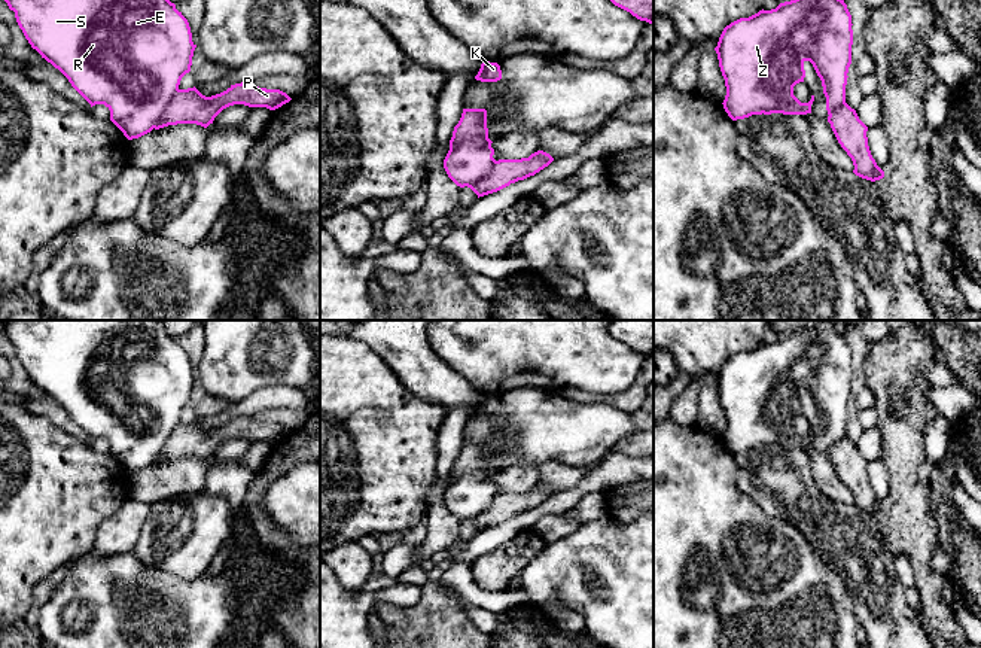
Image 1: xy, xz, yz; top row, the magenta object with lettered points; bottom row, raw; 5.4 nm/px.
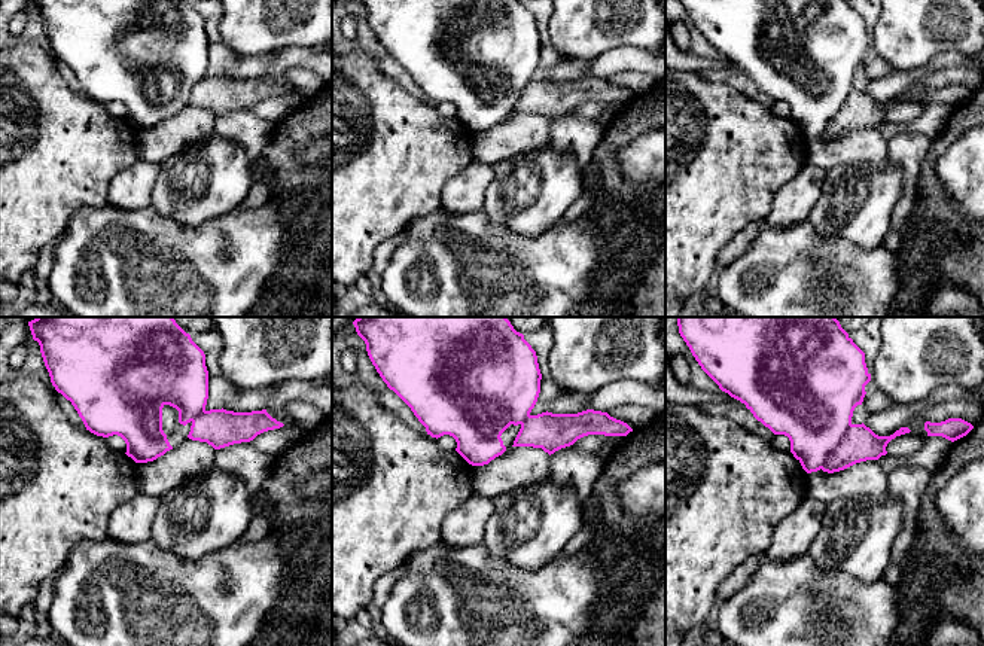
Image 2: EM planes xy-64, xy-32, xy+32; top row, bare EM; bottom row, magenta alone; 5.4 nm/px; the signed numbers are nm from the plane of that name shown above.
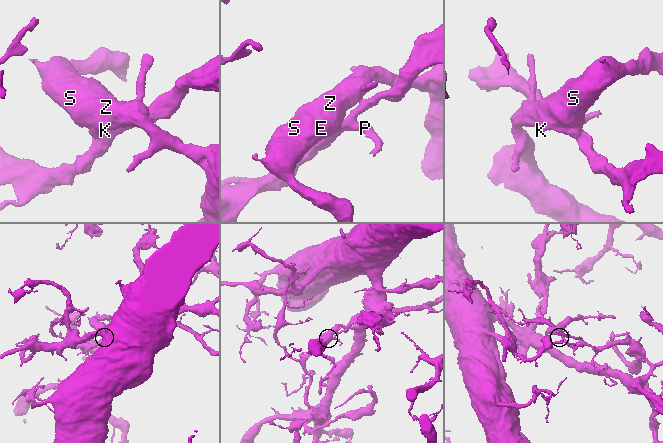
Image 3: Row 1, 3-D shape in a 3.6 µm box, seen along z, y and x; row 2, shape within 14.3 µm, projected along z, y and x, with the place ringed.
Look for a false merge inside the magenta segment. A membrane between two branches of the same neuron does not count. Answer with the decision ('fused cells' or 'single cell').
fused cells

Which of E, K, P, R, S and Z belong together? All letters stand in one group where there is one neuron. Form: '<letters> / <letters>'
E K R S Z / P

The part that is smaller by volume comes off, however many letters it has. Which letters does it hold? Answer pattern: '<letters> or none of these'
P

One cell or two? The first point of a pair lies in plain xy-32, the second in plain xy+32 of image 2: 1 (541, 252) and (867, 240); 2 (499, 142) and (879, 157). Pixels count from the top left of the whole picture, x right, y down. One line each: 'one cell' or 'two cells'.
1: two cells
2: one cell

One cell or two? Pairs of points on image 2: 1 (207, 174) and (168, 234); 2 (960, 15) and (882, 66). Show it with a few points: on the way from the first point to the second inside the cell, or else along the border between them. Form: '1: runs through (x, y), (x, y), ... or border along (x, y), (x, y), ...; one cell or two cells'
1: border along (152, 203), (186, 226), (212, 221); two cells
2: border along (879, 55), (895, 70); two cells

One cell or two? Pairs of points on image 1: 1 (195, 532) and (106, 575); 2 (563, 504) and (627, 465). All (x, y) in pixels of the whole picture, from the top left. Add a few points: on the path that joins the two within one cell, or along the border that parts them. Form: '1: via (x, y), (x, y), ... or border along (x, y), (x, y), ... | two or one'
1: border along (133, 550), (143, 563), (160, 566), (170, 575) | two
2: via (579, 490), (611, 471) | one

